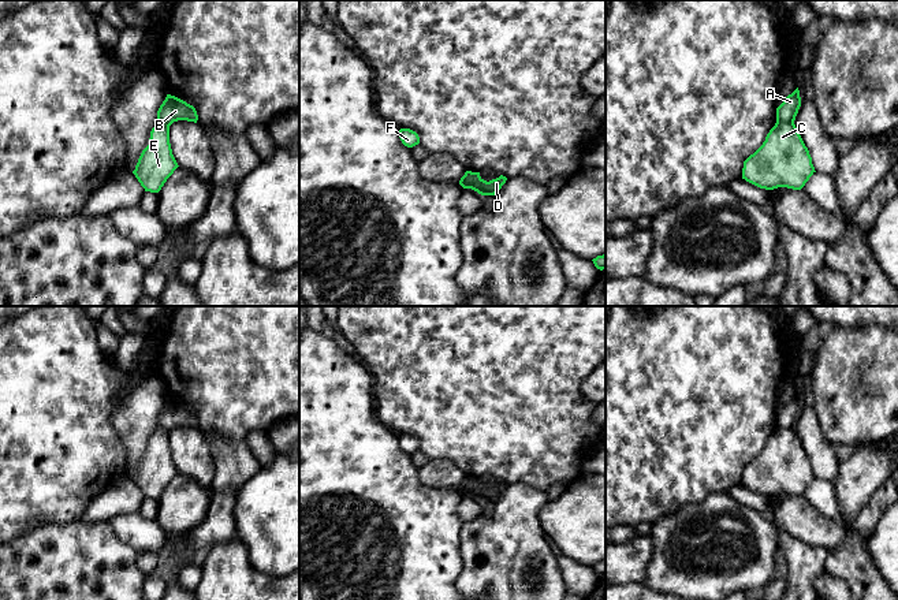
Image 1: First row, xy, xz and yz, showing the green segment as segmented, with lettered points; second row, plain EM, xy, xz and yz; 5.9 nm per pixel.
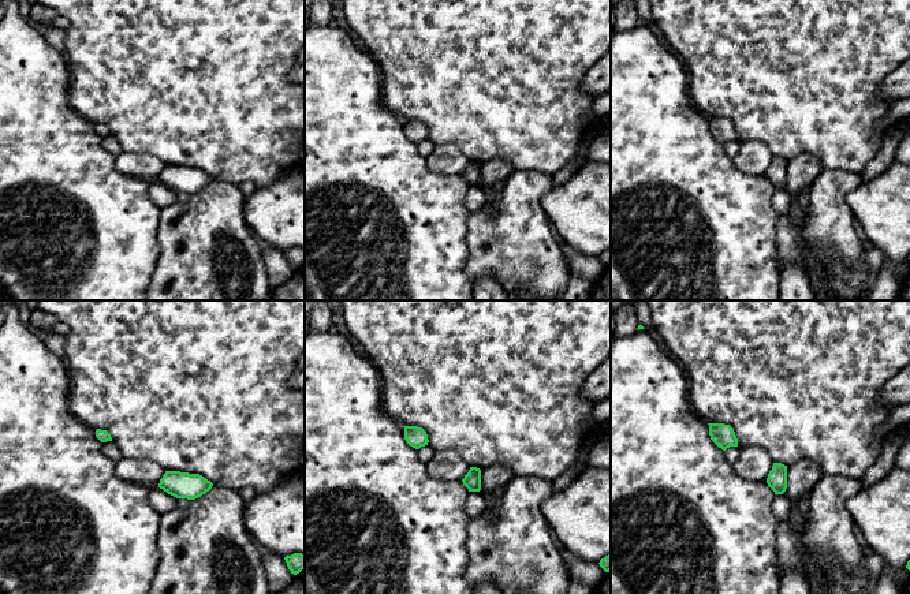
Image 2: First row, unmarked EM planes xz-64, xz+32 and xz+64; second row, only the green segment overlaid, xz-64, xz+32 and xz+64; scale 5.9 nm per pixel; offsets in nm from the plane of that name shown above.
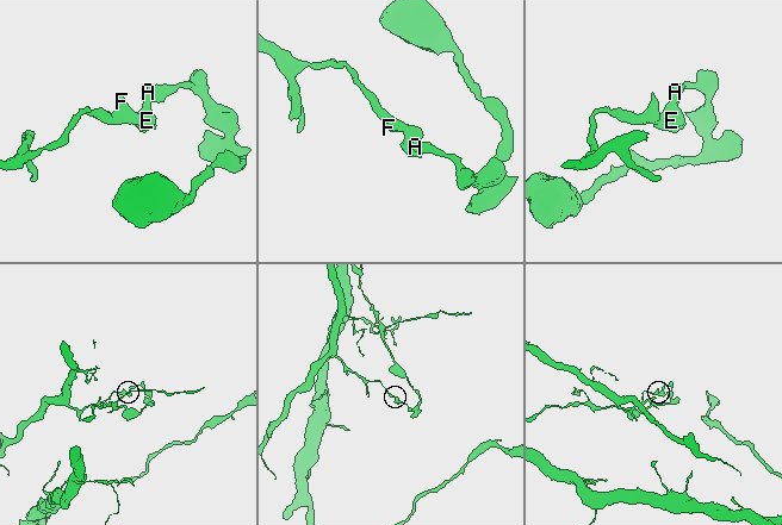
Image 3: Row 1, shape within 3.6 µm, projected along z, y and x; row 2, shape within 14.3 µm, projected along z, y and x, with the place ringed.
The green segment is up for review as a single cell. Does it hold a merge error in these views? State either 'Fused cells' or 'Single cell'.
Fused cells

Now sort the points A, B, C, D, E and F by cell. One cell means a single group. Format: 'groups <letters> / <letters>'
groups A B D / C E F

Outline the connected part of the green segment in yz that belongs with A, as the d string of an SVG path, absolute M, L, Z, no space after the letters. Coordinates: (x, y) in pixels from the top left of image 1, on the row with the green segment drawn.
M798 87L776 108L776 122L794 122L801 107Z

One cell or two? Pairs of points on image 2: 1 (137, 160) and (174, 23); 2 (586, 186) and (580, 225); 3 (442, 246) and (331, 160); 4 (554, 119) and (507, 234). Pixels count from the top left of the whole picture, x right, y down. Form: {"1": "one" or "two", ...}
{"1": "two", "2": "one", "3": "one", "4": "two"}

